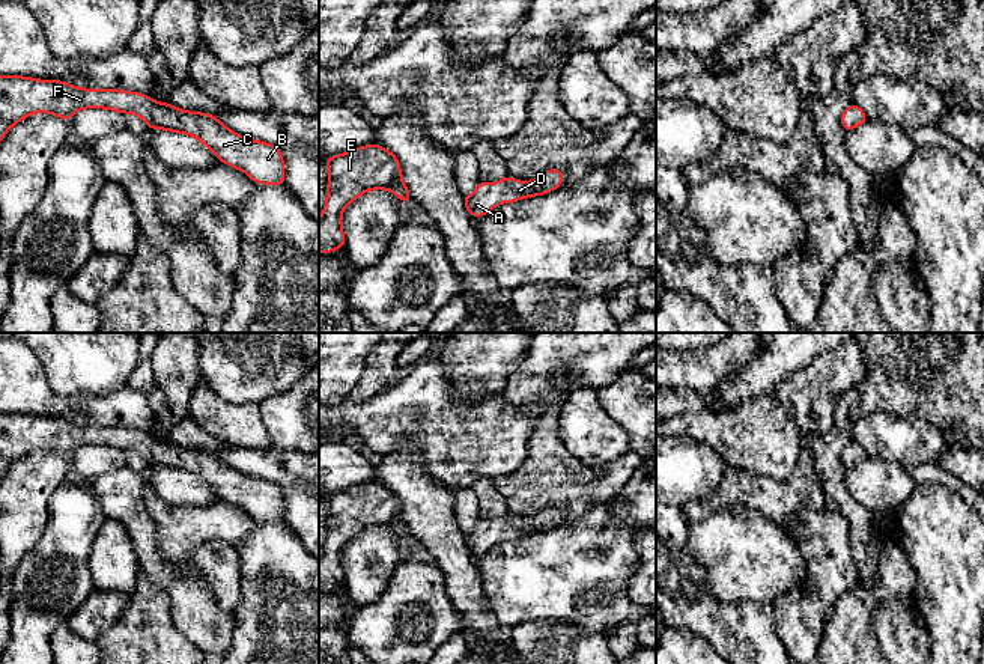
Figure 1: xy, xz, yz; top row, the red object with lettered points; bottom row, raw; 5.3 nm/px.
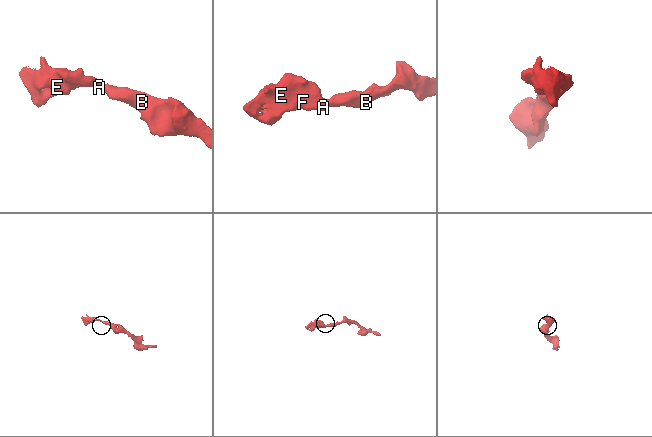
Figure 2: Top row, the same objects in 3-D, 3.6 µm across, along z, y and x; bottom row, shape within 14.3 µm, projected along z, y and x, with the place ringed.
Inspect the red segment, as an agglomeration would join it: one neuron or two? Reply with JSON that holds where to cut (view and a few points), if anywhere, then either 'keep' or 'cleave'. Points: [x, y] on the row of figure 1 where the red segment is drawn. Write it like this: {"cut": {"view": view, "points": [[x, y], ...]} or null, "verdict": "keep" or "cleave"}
{"cut": null, "verdict": "keep"}

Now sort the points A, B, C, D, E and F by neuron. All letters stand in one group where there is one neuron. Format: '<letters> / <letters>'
A B C D E F

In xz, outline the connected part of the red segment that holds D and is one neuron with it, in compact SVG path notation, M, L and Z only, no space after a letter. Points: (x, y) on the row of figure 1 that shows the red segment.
M548 169L540 173L534 181L522 182L506 176L495 184L477 184L471 196L463 196L463 203L471 217L483 217L500 203L513 203L519 199L543 196L560 188L564 179L561 169Z

